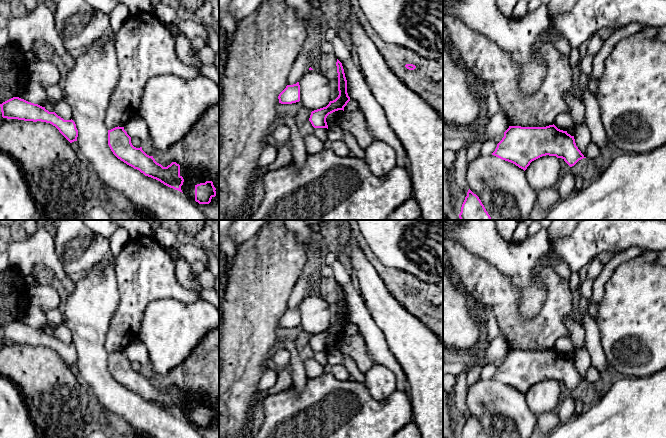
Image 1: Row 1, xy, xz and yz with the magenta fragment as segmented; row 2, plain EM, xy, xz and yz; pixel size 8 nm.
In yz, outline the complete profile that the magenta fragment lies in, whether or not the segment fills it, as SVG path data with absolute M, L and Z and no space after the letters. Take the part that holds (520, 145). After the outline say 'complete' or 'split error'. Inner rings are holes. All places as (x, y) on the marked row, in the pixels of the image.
M554 124L546 127L509 126L492 155L524 171L532 161L546 155L562 158L570 167L586 158L576 146L574 136Z; complete

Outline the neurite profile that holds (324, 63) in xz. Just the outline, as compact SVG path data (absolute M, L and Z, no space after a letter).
M315 54L311 60L310 67L317 72L326 76L331 86L331 101L335 100L338 95L338 73L336 66L337 58L332 54Z

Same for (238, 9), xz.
M232 0L228 12L237 21L251 15L264 0Z

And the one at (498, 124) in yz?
M501 108L489 121L483 122L478 131L479 138L466 149L467 163L477 158L485 141L488 141L490 137L504 133L509 126L508 119Z

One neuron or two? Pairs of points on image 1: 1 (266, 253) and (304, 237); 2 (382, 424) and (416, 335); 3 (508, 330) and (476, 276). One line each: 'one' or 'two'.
1: two
2: two
3: one

